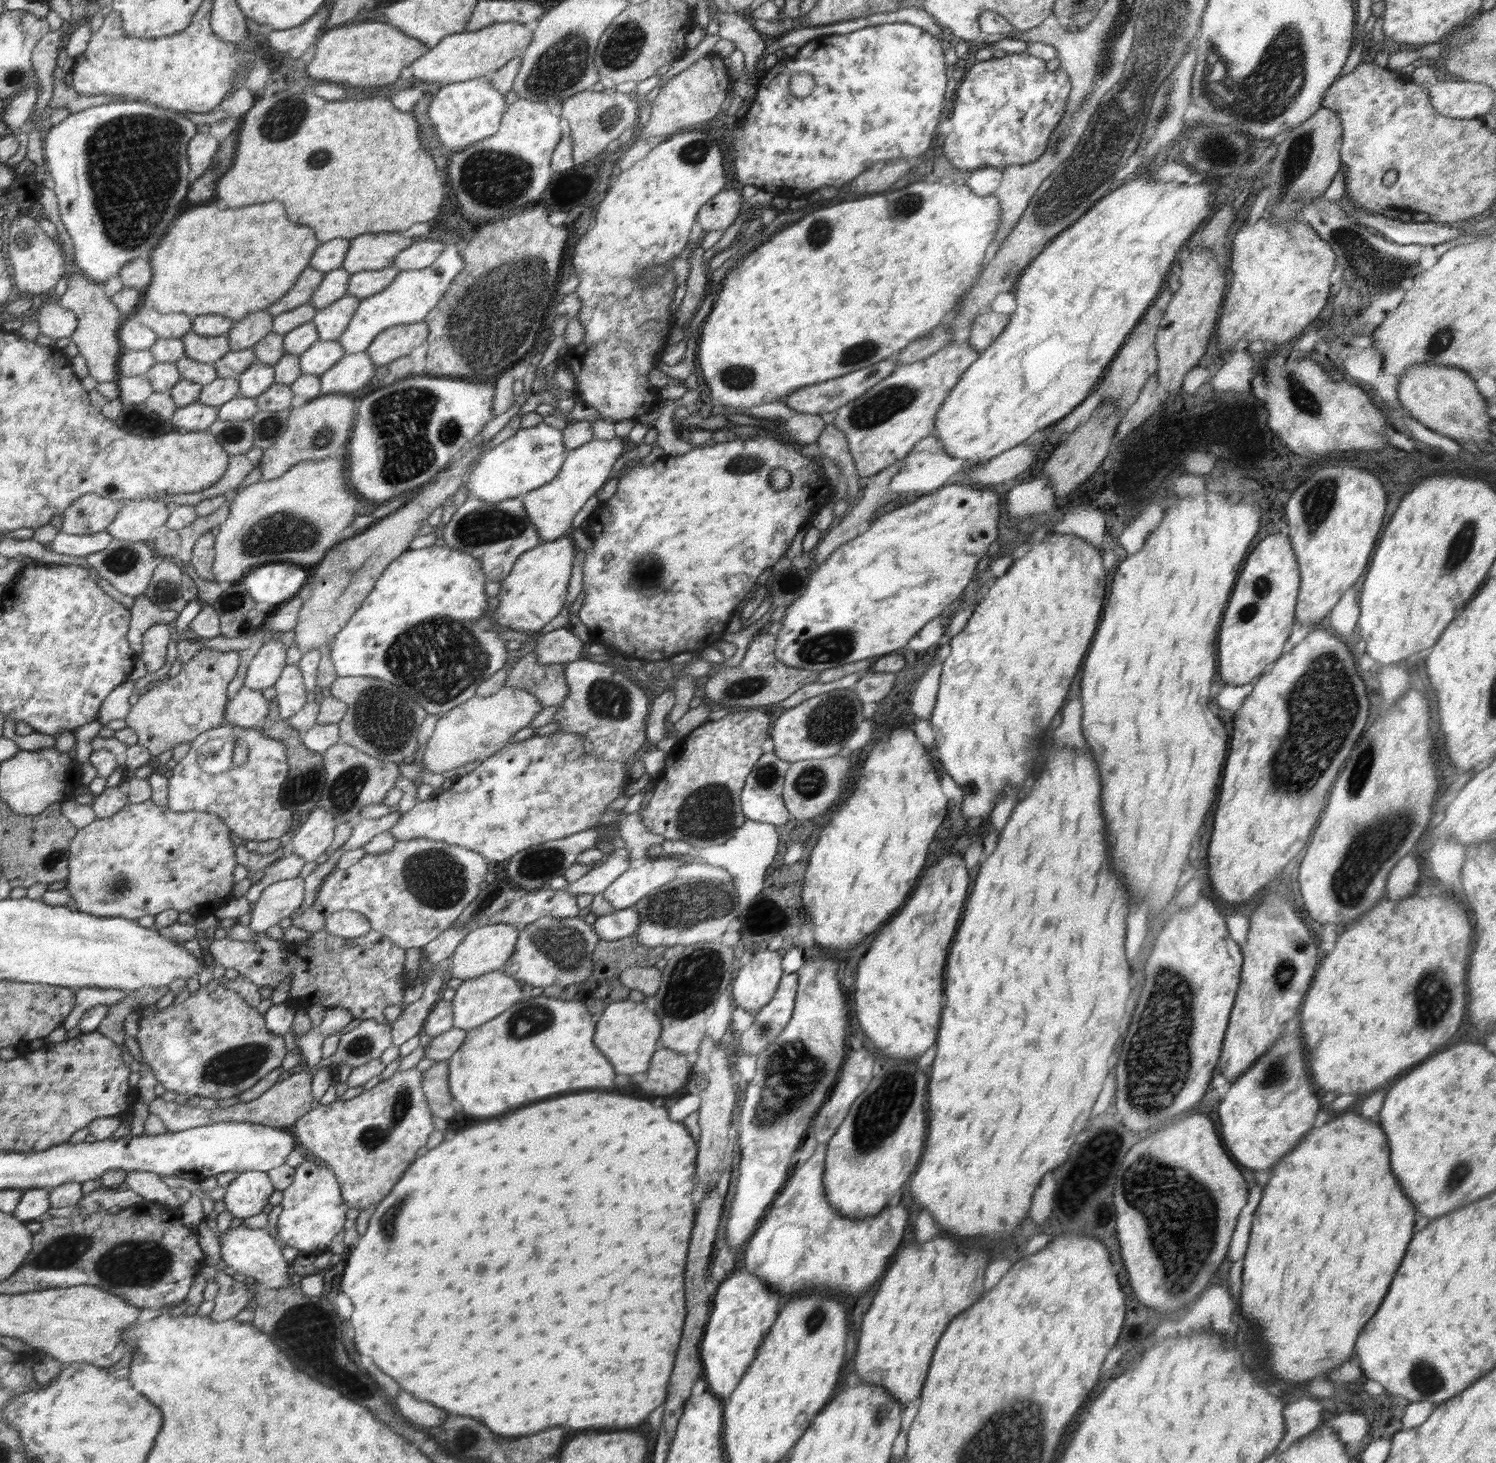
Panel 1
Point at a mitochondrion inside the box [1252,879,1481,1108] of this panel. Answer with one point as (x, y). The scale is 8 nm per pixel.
(1431, 993)

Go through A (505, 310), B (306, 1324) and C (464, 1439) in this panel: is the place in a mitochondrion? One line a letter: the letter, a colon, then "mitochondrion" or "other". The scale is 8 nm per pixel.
A: mitochondrion
B: mitochondrion
C: mitochondrion

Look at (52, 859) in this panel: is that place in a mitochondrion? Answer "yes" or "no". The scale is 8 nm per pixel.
yes

